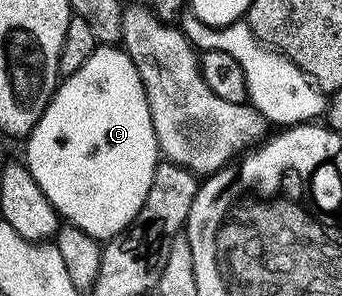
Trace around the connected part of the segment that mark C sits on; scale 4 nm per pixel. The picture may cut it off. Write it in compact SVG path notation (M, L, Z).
M101 45L93 52L91 59L87 59L87 63L83 63L83 67L79 67L79 71L75 71L75 75L64 78L58 84L56 93L49 101L49 106L45 108L43 115L38 119L37 126L28 130L28 137L29 142L25 145L25 158L23 158L24 164L35 179L35 183L39 183L43 195L47 195L53 208L68 224L87 231L87 235L92 237L108 239L123 232L133 222L135 215L143 207L143 199L147 199L147 191L151 191L151 179L155 175L155 167L159 163L159 150L157 136L151 123L151 111L147 103L145 88L139 79L139 71L135 67L135 63L129 58L129 54L125 52L124 48Z

